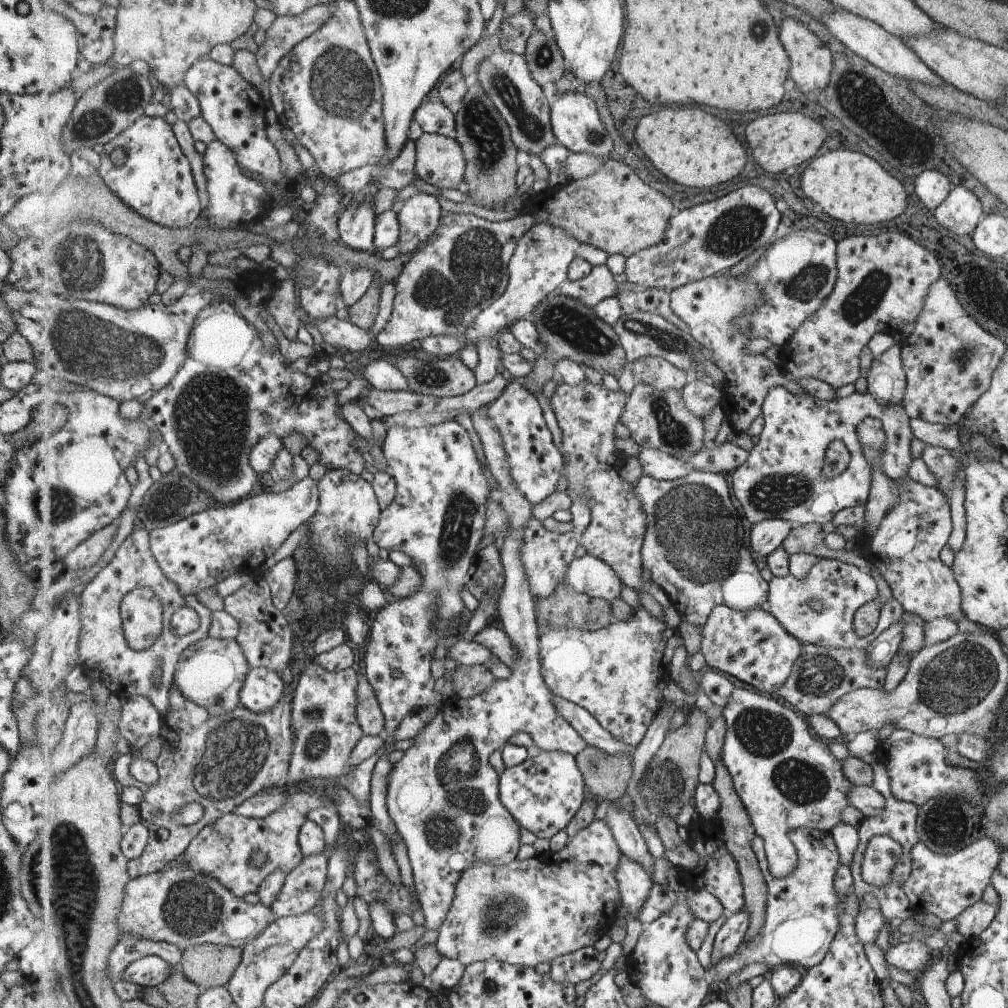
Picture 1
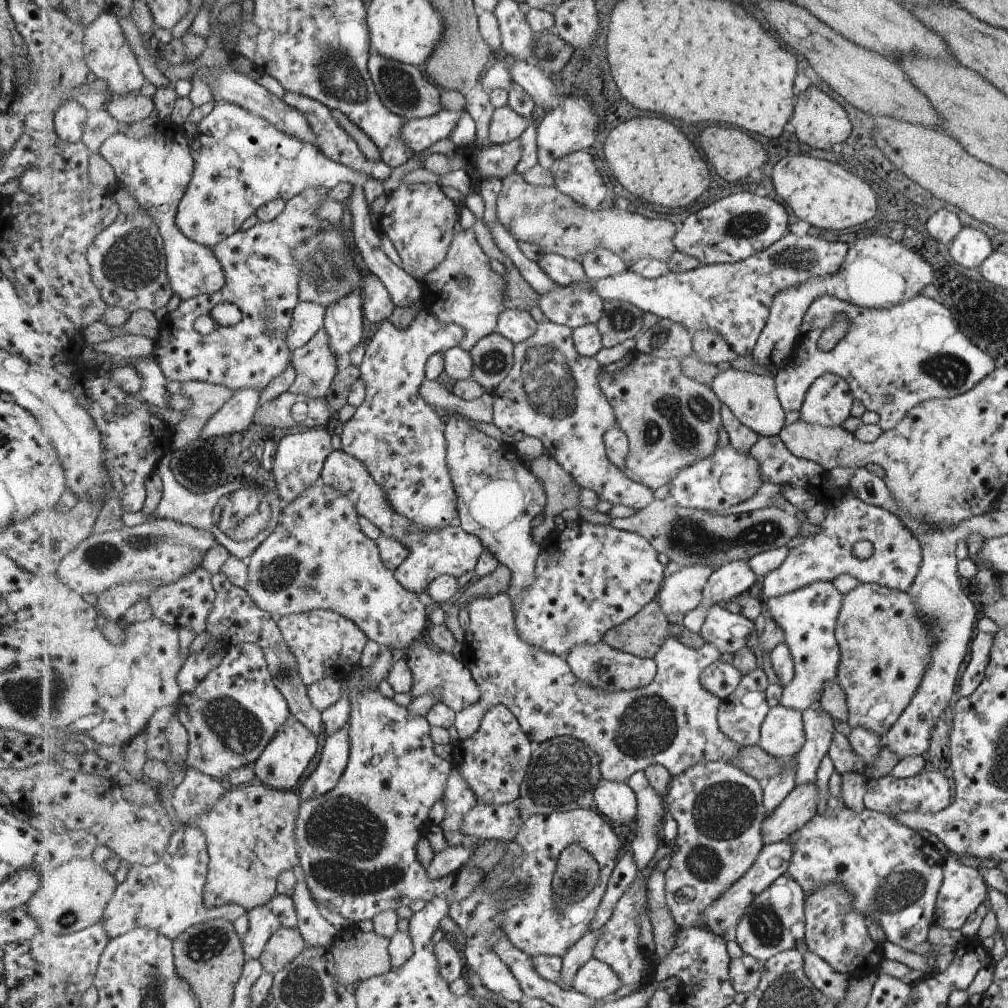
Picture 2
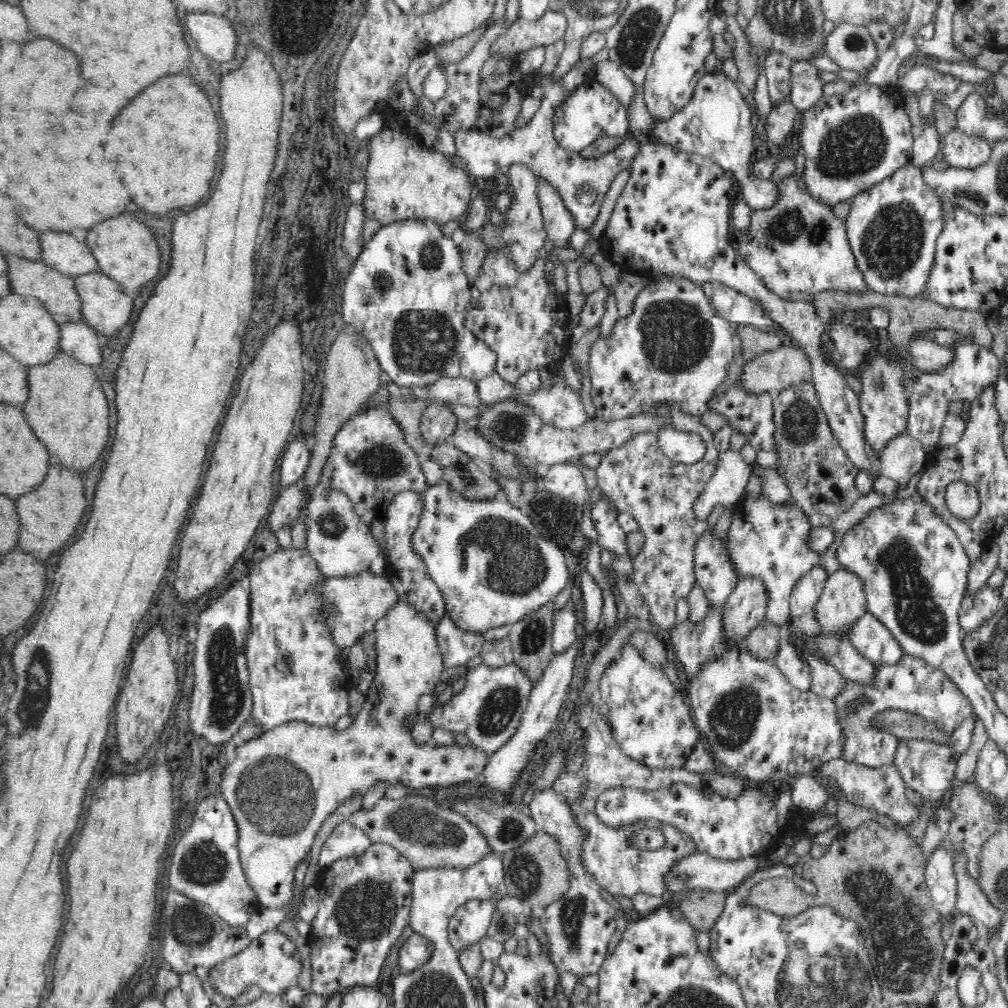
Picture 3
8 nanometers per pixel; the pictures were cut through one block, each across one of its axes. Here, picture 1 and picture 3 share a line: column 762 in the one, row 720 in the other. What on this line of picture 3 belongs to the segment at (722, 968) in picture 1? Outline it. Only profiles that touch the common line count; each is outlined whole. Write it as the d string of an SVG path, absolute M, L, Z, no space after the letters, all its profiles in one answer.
M907 654L896 666L876 667L878 676L872 686L862 686L846 678L846 692L834 698L841 730L841 756L845 761L870 768L893 764L899 739L871 726L871 718L882 710L892 708L920 714L950 734L965 718L974 717L973 705L958 685L942 672L942 669L928 664L925 660Z

